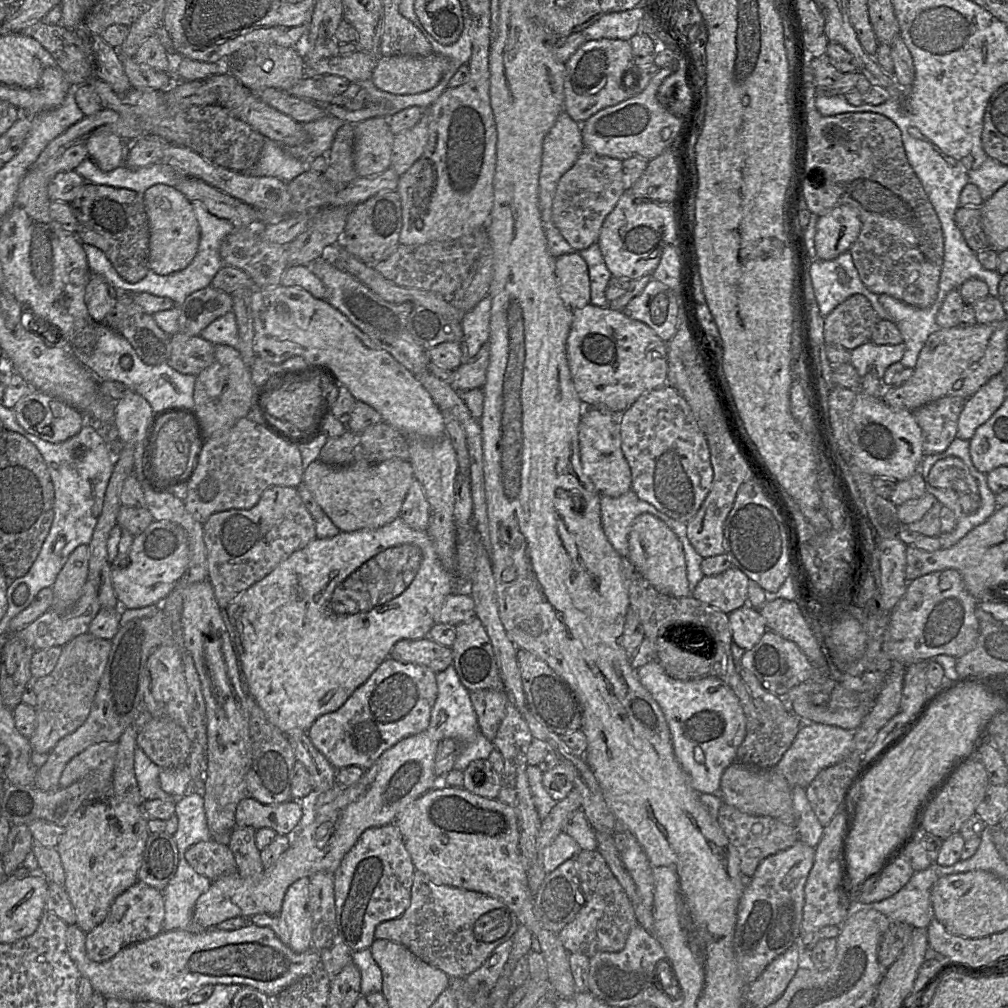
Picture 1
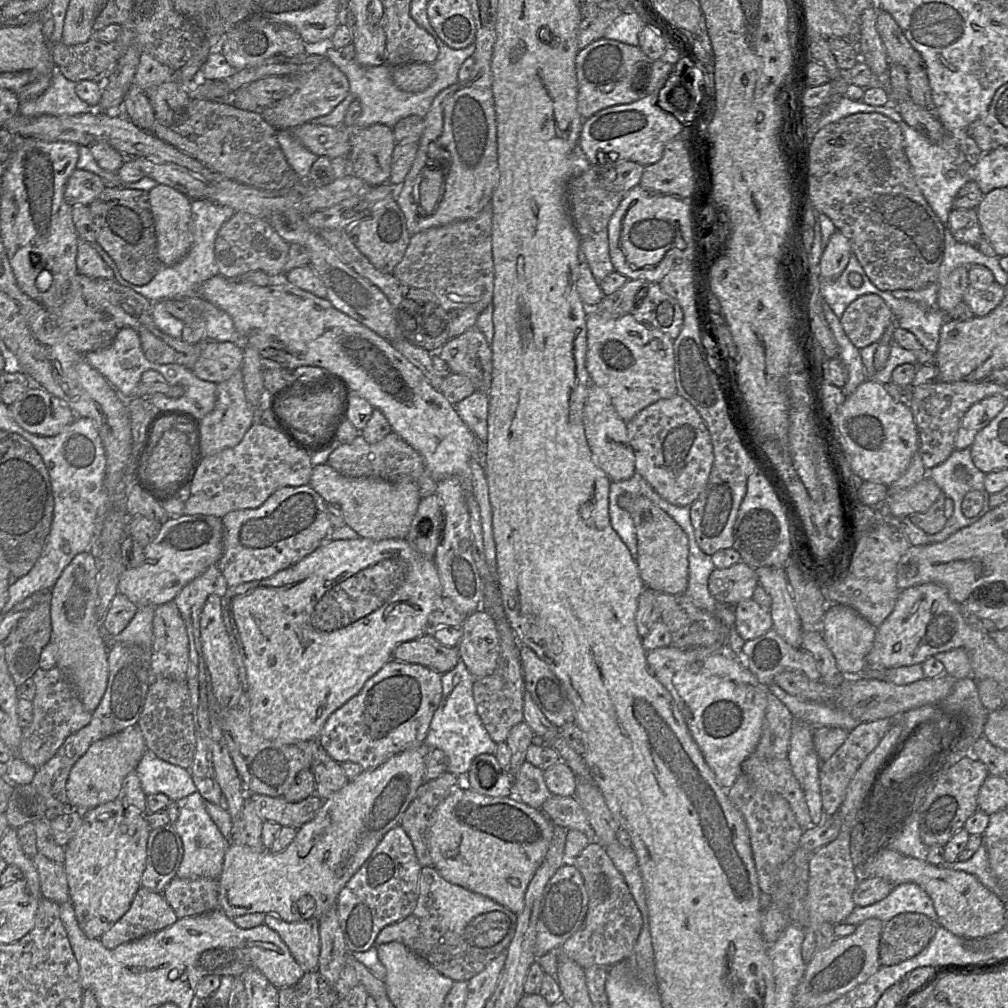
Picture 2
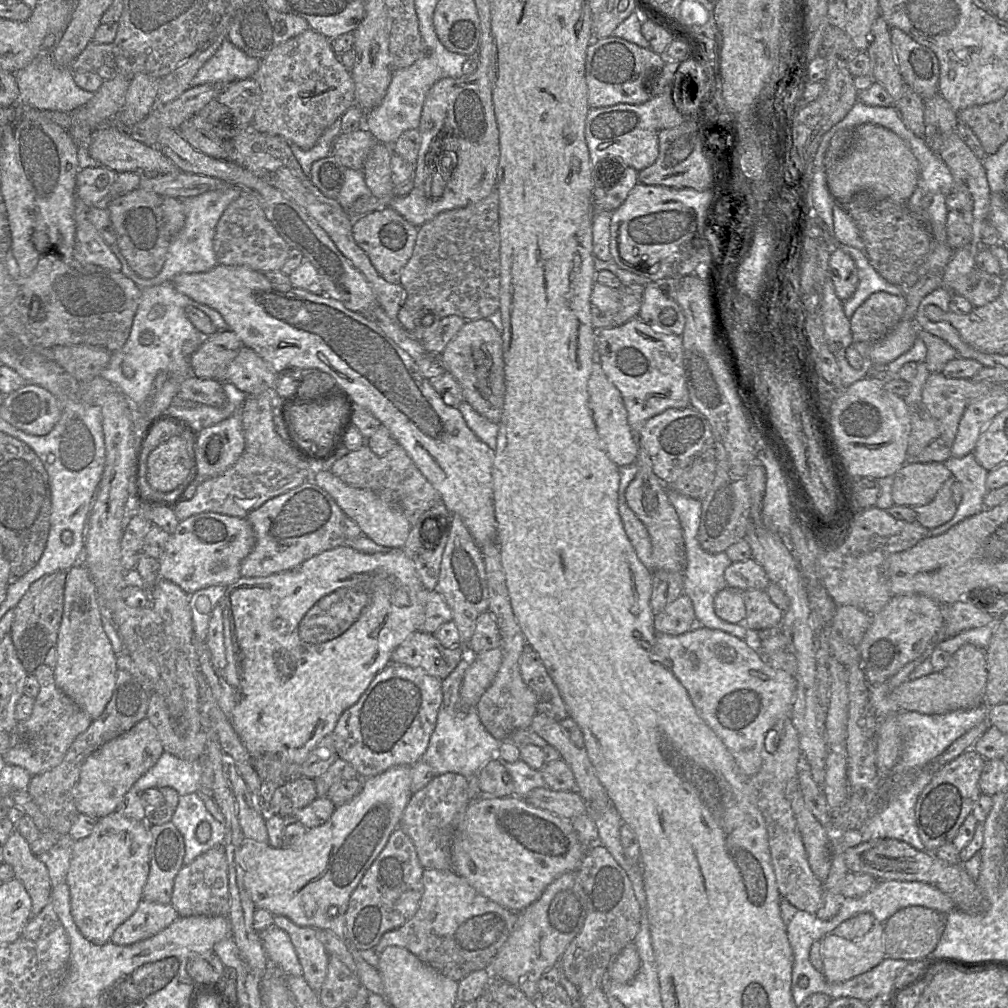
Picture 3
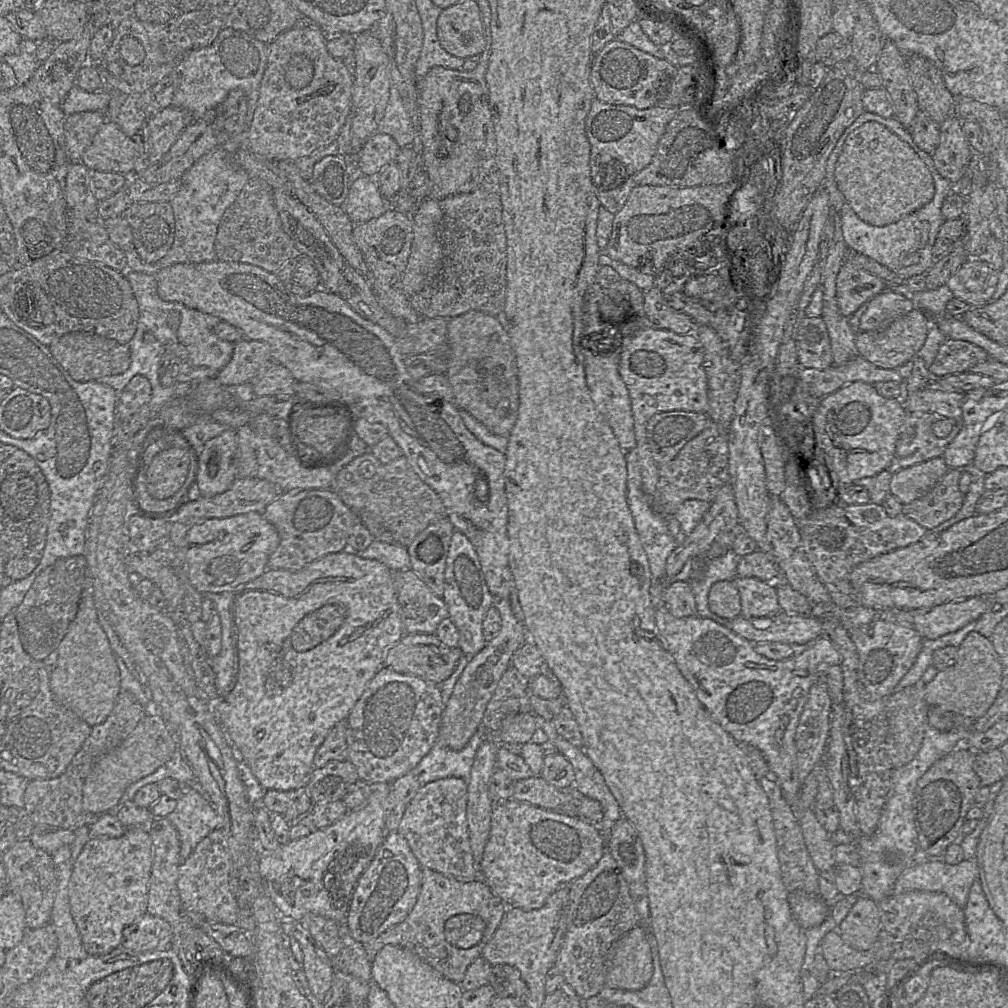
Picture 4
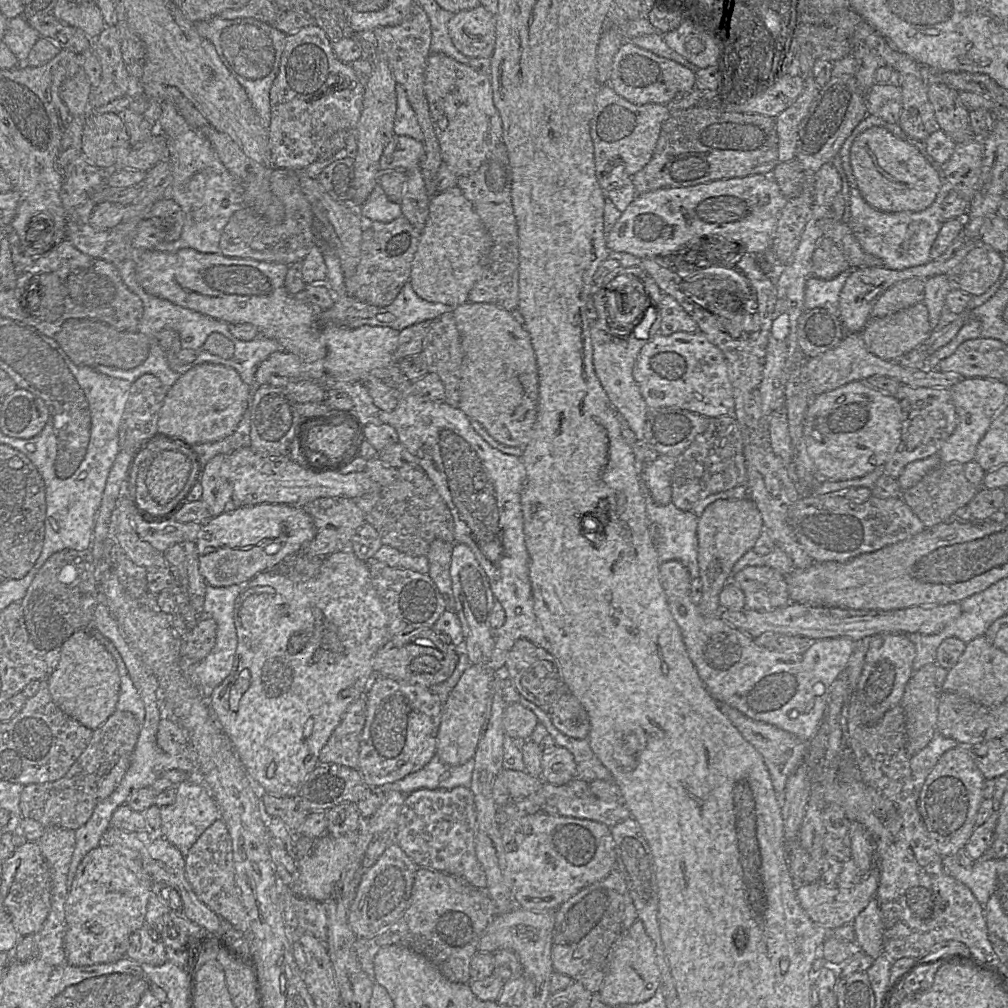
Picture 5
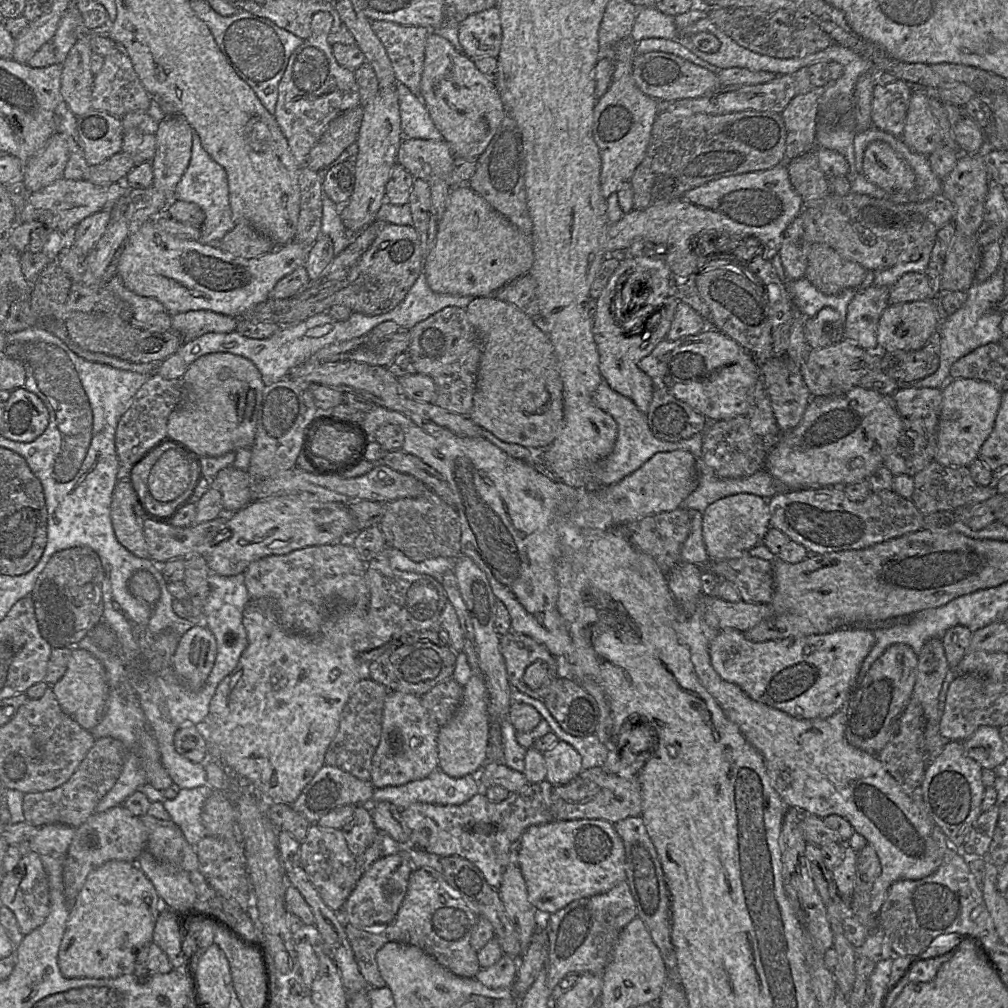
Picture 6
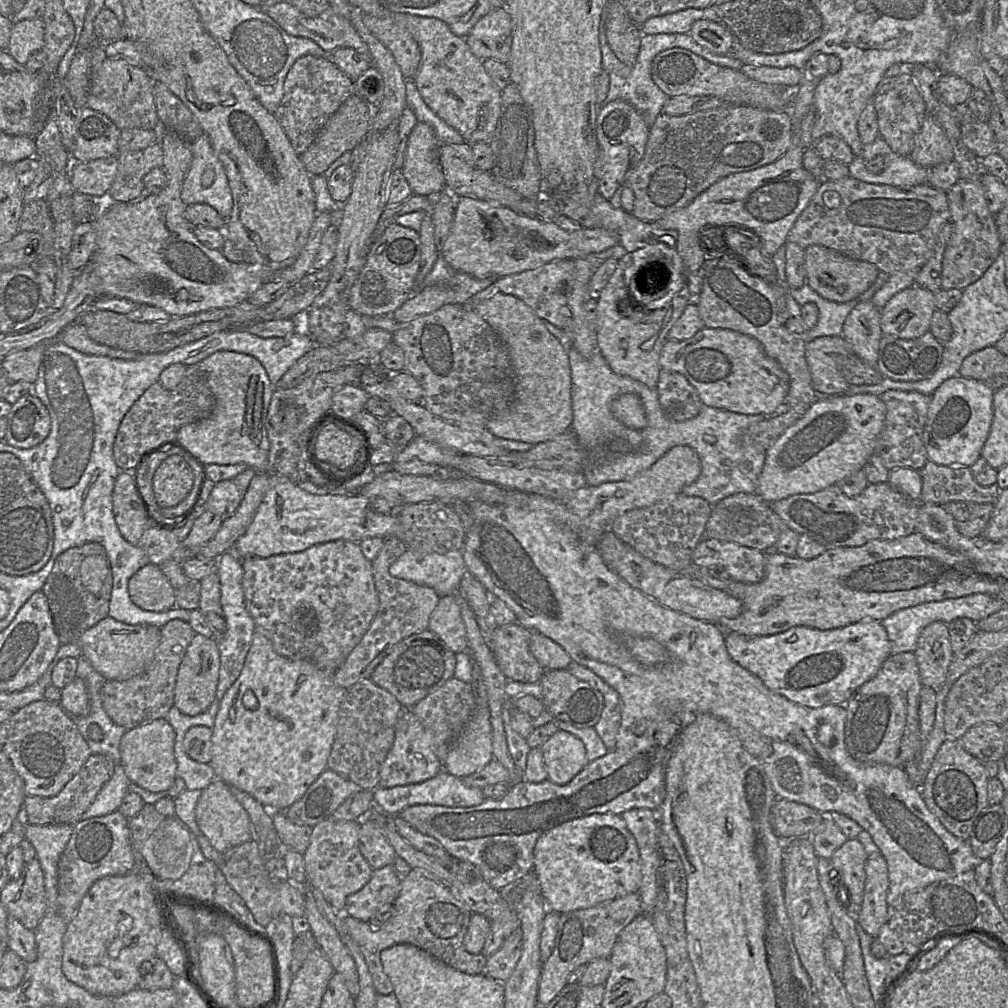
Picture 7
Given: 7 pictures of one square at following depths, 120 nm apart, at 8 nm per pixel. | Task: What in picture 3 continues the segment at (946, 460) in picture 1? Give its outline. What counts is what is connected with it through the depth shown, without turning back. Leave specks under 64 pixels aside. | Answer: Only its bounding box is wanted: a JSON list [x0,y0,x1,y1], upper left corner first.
[928,453,989,537]

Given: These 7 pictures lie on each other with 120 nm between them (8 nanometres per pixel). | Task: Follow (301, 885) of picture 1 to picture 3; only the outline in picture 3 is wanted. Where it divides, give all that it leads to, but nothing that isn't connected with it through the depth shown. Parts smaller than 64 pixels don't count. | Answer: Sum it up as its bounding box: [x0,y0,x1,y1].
[273,916,329,992]

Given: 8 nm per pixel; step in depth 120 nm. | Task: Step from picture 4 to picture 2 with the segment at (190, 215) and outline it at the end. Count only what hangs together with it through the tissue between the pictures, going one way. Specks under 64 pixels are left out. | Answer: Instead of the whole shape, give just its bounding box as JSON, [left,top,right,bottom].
[90,199,235,302]

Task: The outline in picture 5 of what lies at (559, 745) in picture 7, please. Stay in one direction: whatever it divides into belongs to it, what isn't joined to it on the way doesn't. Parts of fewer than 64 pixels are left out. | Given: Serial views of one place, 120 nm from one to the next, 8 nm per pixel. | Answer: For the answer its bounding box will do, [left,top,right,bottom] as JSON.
[542,746,576,785]

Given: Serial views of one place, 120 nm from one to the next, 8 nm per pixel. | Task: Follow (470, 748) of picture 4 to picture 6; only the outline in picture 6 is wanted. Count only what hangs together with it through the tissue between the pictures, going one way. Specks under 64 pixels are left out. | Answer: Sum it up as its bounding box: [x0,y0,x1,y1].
[372,767,483,809]

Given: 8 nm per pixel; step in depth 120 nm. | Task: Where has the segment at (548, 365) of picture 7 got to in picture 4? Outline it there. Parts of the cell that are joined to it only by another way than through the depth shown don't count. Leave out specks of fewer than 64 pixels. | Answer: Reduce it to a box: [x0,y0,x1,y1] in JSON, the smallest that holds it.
[448,311,519,438]

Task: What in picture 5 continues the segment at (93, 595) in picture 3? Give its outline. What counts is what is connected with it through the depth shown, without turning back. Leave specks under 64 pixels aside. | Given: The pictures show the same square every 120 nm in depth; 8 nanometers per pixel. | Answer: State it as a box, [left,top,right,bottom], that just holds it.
[47,629,120,730]

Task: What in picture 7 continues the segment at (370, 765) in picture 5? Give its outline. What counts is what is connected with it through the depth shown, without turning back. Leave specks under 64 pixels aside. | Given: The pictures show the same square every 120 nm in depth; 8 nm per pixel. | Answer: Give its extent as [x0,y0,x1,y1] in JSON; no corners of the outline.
[379,709,443,788]

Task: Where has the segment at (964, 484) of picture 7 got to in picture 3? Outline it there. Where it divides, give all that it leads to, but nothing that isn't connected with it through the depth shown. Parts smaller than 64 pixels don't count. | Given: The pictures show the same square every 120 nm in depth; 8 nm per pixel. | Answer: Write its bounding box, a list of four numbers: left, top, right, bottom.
[913,476,958,529]

